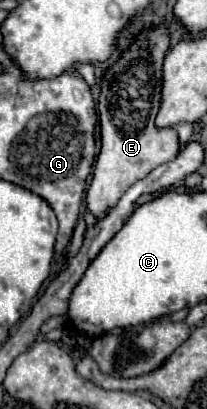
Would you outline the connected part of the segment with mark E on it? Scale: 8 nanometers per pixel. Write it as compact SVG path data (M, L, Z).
M166 27L142 31L130 49L106 71L102 79L98 99L102 149L86 193L86 211L96 219L106 215L106 211L118 203L128 187L132 187L138 179L144 179L150 171L154 171L154 167L174 159L180 151L176 129L156 129L154 125L154 117L160 107L162 63L168 45L170 39Z

